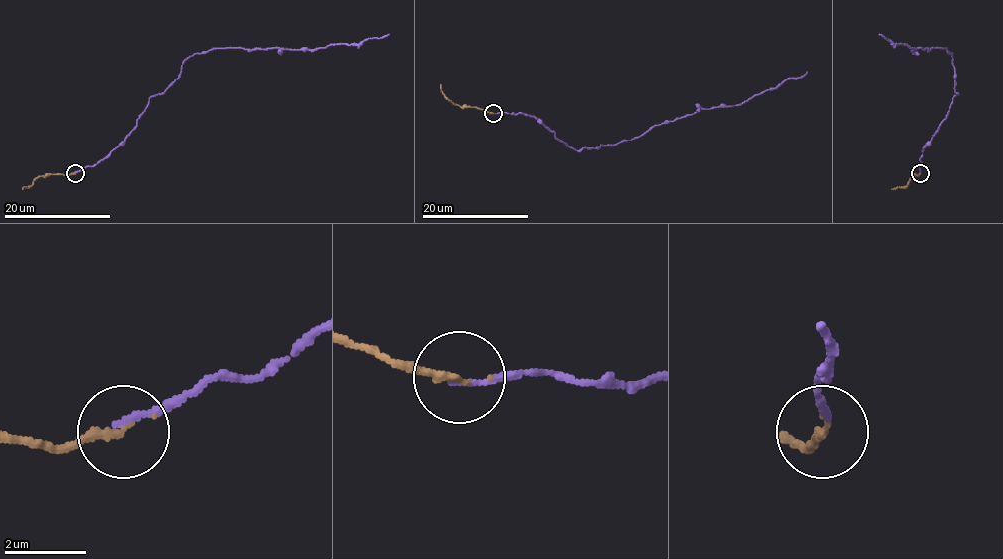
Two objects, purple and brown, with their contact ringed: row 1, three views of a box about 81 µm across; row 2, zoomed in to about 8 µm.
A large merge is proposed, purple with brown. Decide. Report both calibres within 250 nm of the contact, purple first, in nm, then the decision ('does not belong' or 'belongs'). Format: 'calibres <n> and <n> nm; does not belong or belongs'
calibres 160 and 200 nm; belongs

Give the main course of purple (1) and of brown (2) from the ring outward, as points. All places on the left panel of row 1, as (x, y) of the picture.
1: (76, 173), (115, 149), (148, 100), (179, 76), (183, 63), (195, 53), (219, 48), (325, 48), (389, 34)
2: (76, 173), (41, 175), (22, 189)

